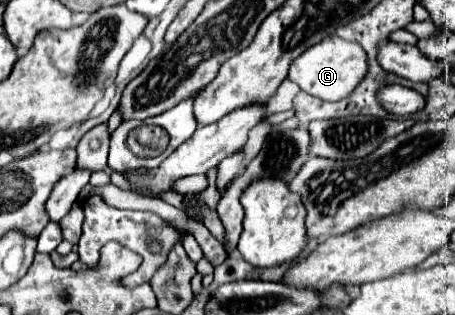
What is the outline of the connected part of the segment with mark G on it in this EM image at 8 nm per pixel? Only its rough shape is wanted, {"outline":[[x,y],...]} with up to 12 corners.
{"outline":[[329,36],[295,58],[287,78],[343,100],[369,72],[357,42]]}

